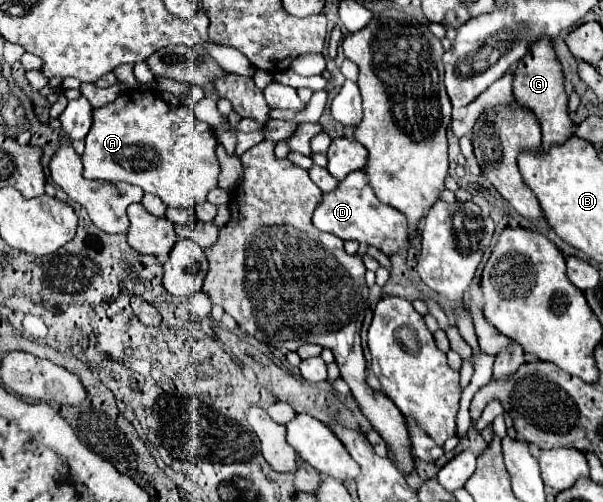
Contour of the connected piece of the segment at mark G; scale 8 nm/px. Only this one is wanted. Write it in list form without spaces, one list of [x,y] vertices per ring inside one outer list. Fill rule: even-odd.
[[[539,39],[539,43],[533,43],[531,51],[527,51],[527,55],[523,55],[523,59],[519,59],[519,63],[515,65],[513,75],[515,75],[515,83],[513,83],[515,101],[523,107],[529,107],[541,123],[543,149],[547,151],[553,143],[567,141],[571,135],[573,123],[567,111],[567,93],[563,87],[561,63],[555,55],[551,39]]]

